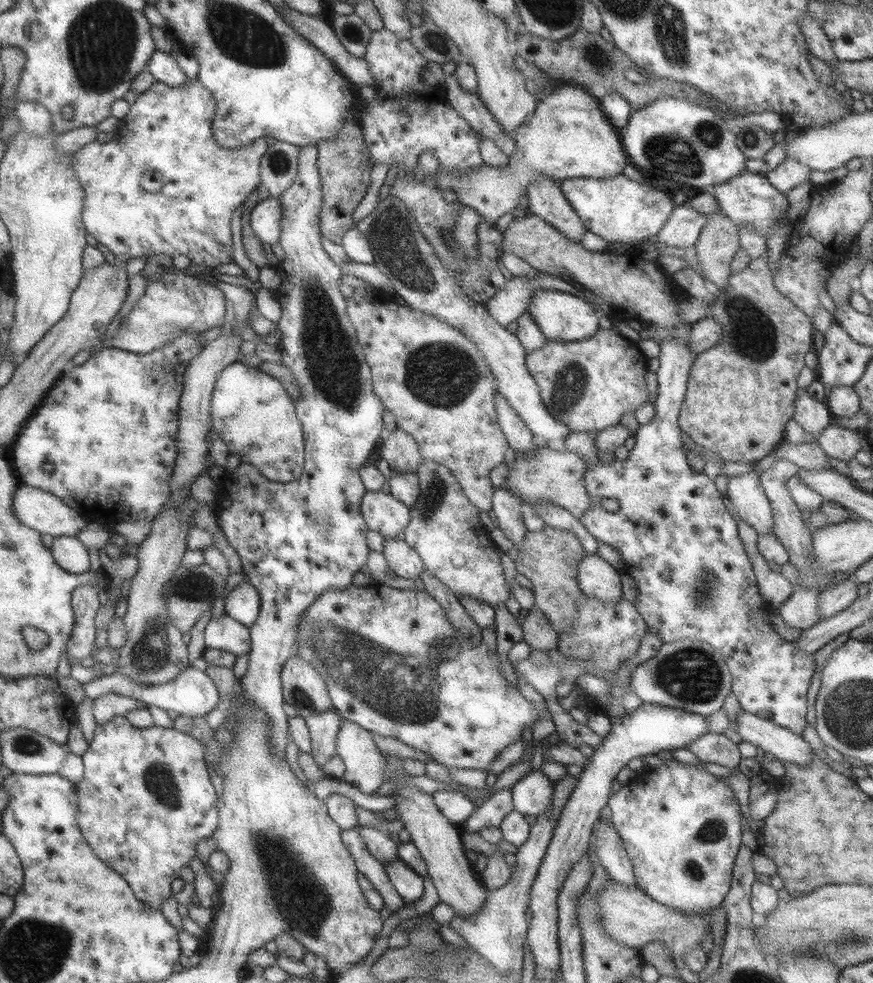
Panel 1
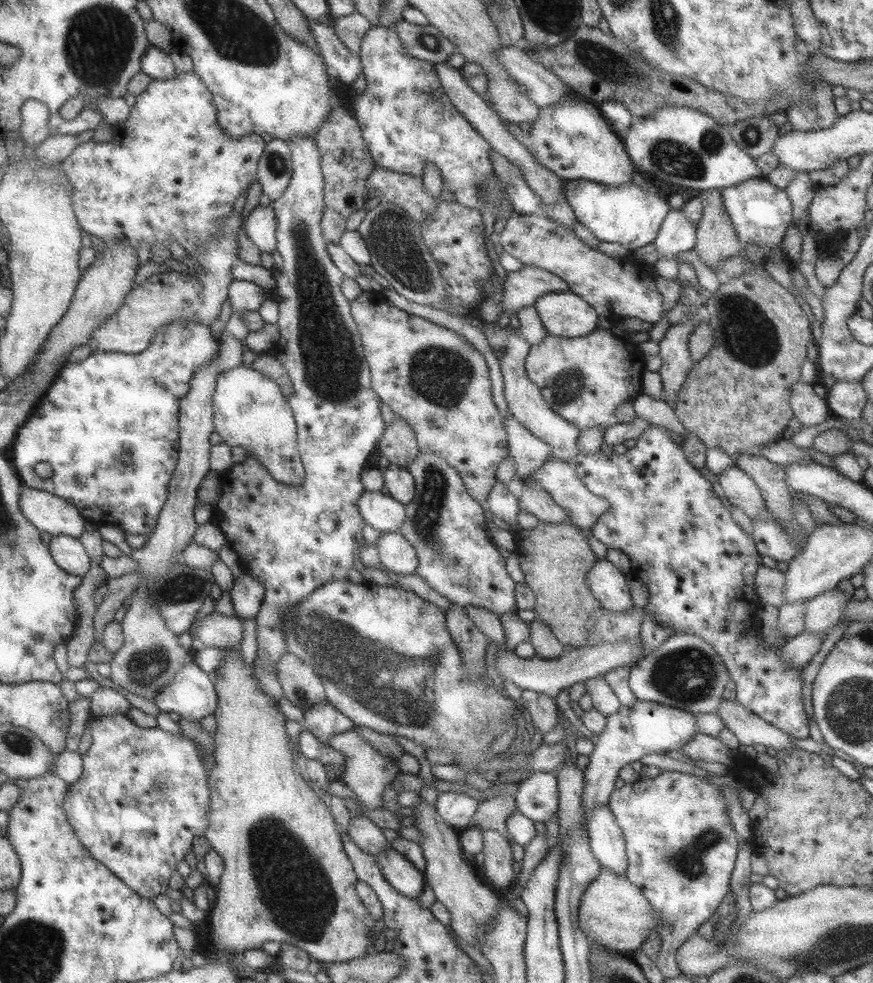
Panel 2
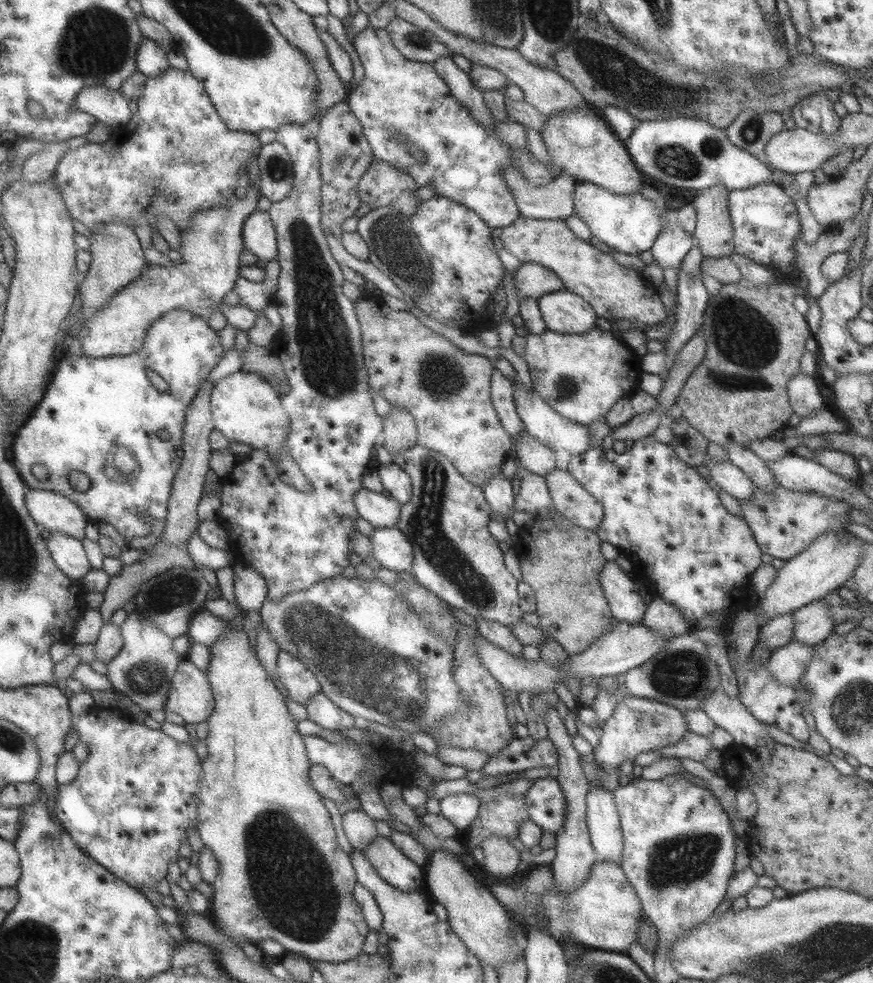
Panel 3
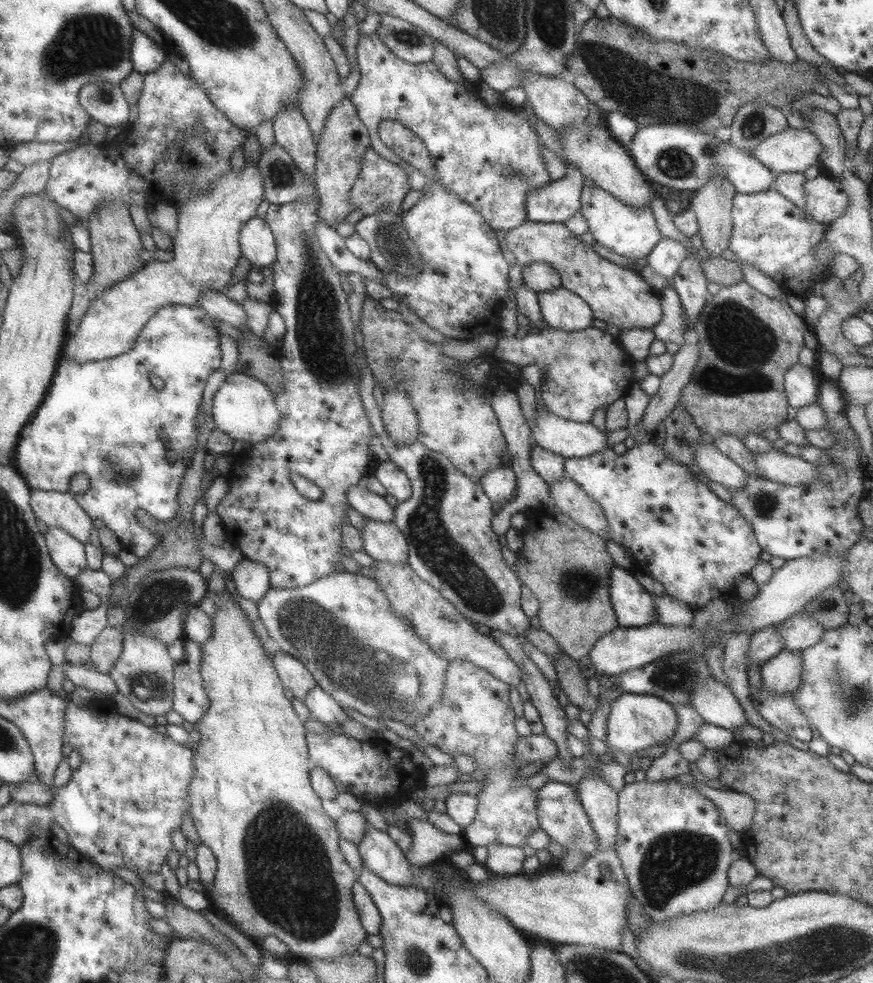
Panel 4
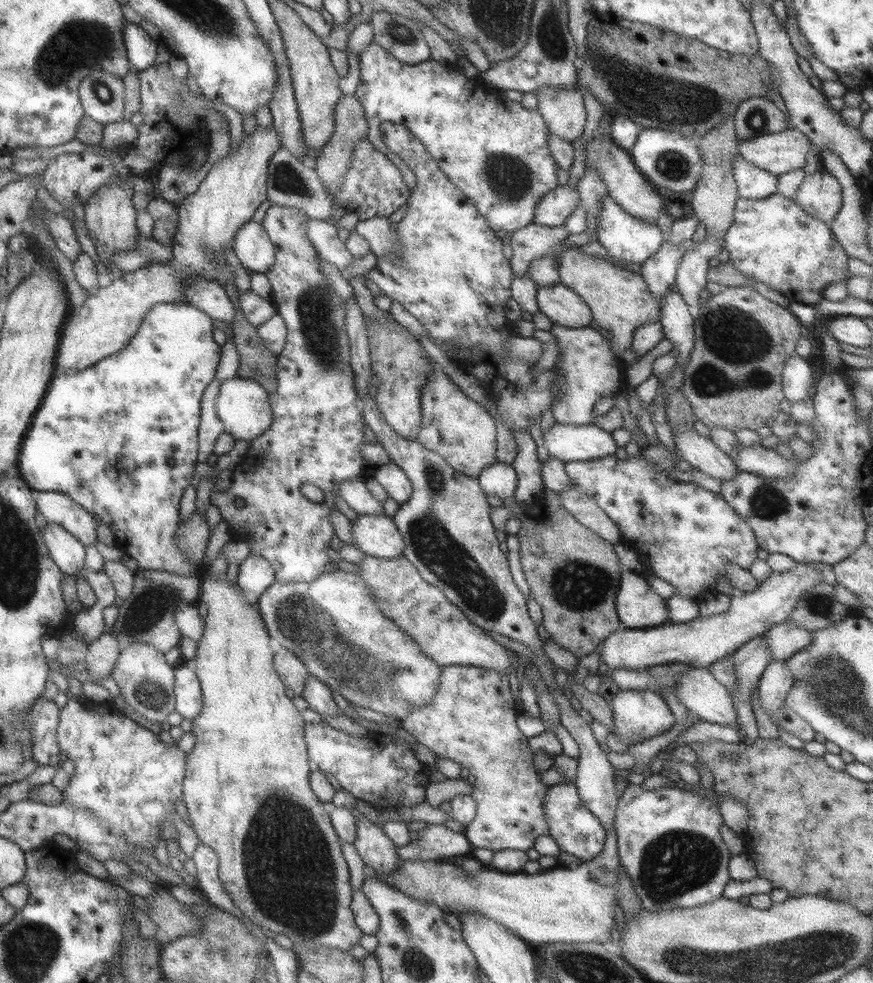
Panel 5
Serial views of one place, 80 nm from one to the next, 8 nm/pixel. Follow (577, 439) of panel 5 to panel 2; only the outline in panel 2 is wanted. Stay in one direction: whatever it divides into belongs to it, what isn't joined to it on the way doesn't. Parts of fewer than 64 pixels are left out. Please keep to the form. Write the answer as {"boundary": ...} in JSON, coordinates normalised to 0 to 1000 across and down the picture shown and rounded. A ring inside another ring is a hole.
{"boundary":[[[527,310],[521,315],[522,321],[529,323],[548,322],[554,327],[554,341],[559,344],[559,349],[566,360],[573,362],[573,375],[575,384],[577,384],[577,404],[584,415],[584,420],[596,428],[612,444],[628,452],[632,456],[632,465],[638,465],[644,468],[653,468],[663,461],[661,456],[661,446],[664,445],[666,437],[654,429],[644,426],[621,404],[619,395],[605,385],[601,376],[601,367],[607,357],[607,349],[600,346],[591,337],[584,334],[575,334],[570,328],[566,327],[558,329],[549,319],[549,313],[541,310]],[[573,358],[575,361],[573,361]]]}

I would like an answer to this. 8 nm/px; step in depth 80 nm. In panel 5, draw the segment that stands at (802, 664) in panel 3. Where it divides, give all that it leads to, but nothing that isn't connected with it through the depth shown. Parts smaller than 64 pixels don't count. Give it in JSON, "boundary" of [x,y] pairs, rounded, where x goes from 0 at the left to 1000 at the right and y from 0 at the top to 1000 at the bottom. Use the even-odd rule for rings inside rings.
{"boundary":[[[882,672],[869,692],[871,714],[877,725],[883,729],[899,716],[900,707],[910,698],[911,690],[904,683],[900,672]]]}

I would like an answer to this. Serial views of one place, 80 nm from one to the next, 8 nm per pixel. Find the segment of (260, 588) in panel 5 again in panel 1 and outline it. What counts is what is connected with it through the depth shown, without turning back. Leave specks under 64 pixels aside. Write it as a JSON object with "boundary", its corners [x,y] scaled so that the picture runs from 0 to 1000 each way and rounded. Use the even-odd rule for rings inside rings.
{"boundary":[[[286,592],[268,597],[258,610],[258,626],[286,639],[296,630],[299,620],[298,605]]]}

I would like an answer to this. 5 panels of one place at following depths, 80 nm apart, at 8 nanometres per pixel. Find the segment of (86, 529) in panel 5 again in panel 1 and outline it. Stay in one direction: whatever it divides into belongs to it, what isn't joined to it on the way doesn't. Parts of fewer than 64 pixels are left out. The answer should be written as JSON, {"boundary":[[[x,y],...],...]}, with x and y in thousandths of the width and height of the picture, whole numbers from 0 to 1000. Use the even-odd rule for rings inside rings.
{"boundary":[[[23,492],[13,513],[18,527],[32,537],[57,545],[86,545],[102,532],[62,502]]]}

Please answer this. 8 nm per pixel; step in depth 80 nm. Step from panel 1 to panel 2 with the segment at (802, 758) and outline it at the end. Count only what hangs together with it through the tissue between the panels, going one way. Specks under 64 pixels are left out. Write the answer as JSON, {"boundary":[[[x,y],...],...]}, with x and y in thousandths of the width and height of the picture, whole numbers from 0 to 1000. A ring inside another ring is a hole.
{"boundary":[[[826,712],[818,725],[826,728],[830,740],[837,743],[845,755],[852,759],[874,757],[877,761],[887,761],[889,765],[911,761],[908,750],[866,728],[845,713]]]}

